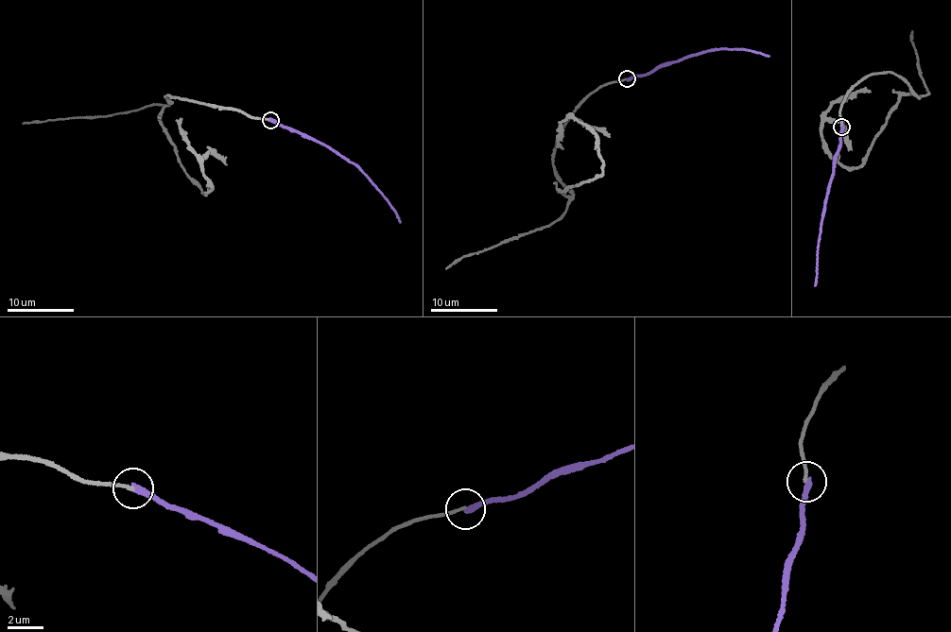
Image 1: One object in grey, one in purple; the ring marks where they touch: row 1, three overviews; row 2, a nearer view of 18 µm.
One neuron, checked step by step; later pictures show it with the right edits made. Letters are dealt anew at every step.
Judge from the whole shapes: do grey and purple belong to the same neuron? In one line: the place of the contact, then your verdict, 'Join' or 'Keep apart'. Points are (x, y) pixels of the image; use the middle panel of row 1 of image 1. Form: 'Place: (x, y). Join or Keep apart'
Place: (627, 78). Keep apart

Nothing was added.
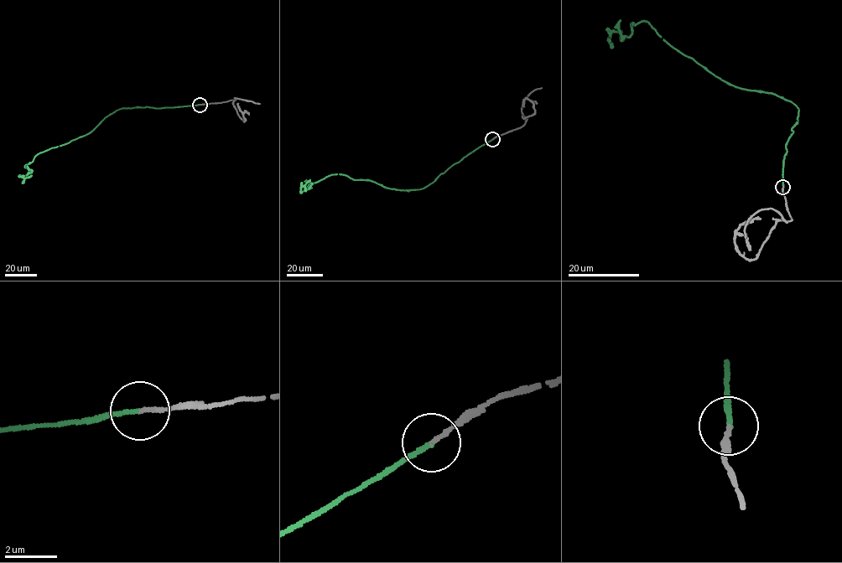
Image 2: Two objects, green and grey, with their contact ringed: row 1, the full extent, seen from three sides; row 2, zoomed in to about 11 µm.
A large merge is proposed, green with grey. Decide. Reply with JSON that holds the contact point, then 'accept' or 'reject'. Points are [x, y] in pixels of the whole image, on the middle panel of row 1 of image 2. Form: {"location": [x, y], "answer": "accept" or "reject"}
{"location": [492, 139], "answer": "accept"}

